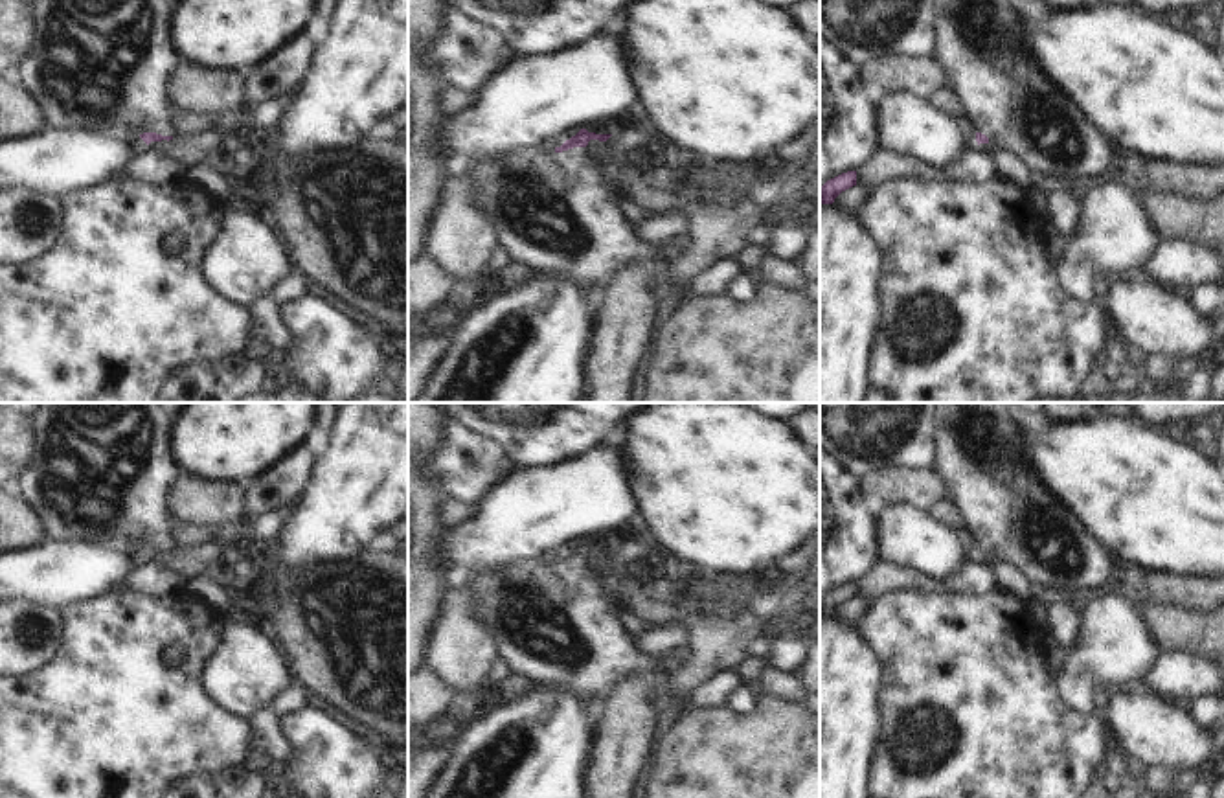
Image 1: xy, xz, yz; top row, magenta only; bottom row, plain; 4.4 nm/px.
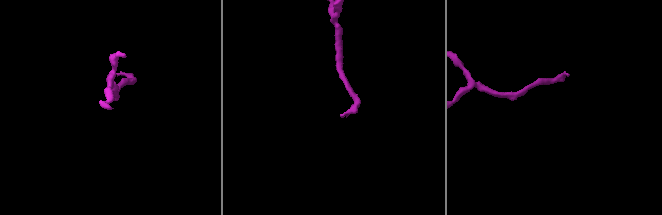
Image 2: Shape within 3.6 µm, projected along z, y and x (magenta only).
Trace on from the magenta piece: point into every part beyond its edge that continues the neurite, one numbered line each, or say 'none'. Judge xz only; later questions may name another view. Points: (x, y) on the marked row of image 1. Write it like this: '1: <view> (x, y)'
1: xz (561, 216).

